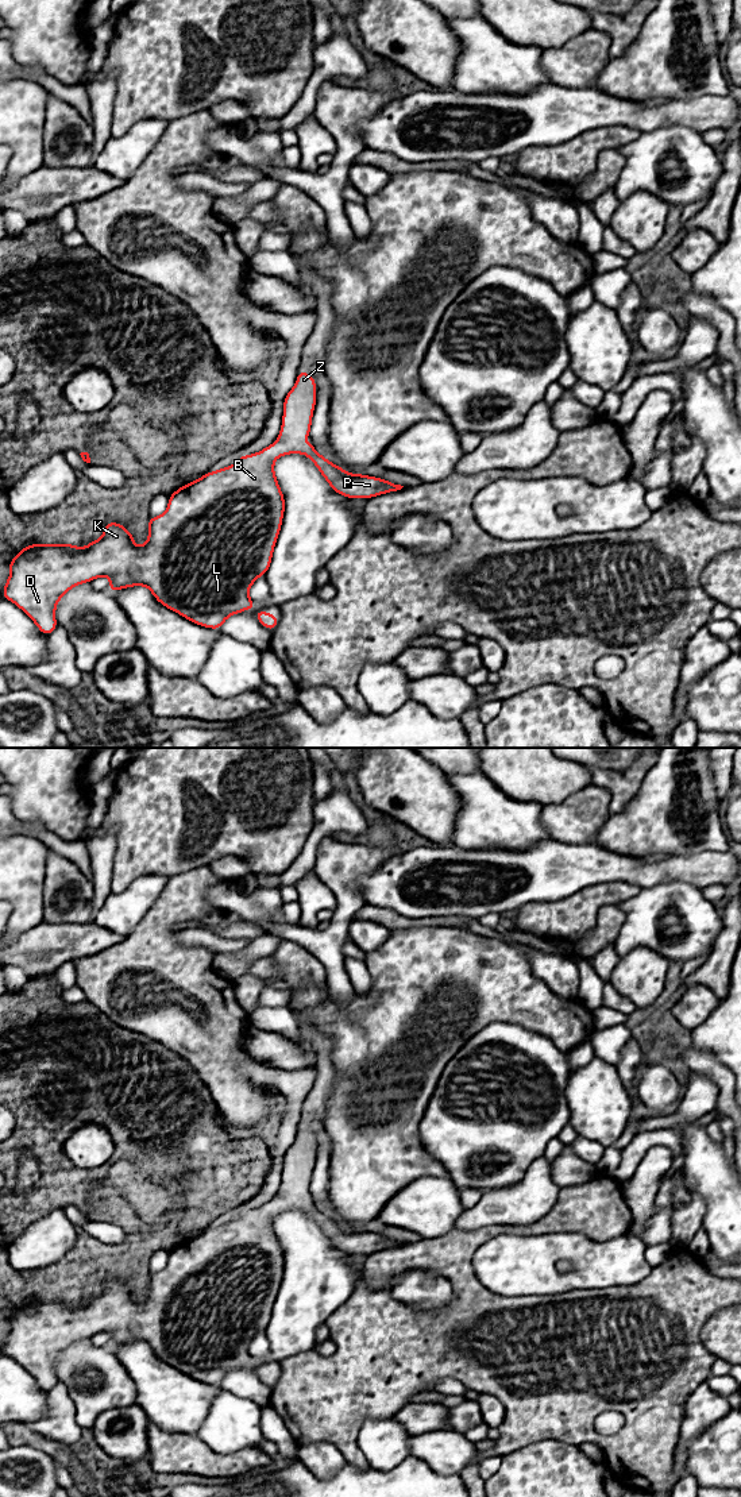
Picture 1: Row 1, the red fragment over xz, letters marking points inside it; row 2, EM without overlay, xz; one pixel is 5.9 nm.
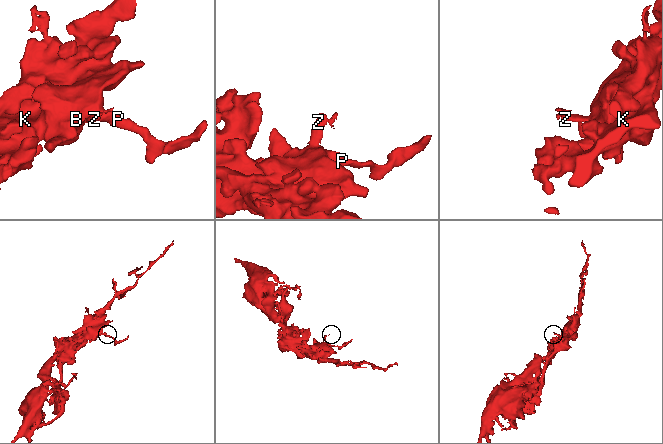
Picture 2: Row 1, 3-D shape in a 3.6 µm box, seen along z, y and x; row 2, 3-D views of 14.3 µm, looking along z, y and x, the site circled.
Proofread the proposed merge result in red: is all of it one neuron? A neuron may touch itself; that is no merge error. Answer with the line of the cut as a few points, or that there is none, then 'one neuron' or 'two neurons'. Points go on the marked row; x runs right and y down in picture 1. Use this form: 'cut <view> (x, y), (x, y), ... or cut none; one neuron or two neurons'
cut none; one neuron

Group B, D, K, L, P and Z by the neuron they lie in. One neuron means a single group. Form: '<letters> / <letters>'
B D K L P Z

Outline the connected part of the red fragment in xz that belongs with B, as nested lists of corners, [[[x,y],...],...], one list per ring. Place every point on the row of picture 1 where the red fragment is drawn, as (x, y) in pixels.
[[[301,370],[294,387],[286,394],[283,401],[282,428],[278,433],[278,441],[254,455],[240,456],[235,464],[204,474],[197,481],[180,487],[169,495],[166,512],[158,517],[148,518],[148,540],[142,547],[135,545],[132,533],[119,522],[107,522],[104,525],[104,535],[84,548],[69,543],[51,545],[38,545],[35,543],[27,545],[8,563],[11,574],[3,589],[4,599],[20,607],[45,636],[51,634],[58,628],[55,621],[58,601],[72,587],[92,582],[100,576],[111,578],[109,593],[131,586],[146,586],[155,599],[167,609],[197,625],[211,629],[219,630],[229,616],[254,609],[256,603],[250,599],[248,590],[260,575],[267,574],[285,512],[283,494],[274,474],[274,462],[278,456],[289,454],[306,455],[320,470],[332,490],[346,498],[373,498],[404,487],[381,478],[350,474],[321,456],[313,444],[304,441],[304,437],[310,436],[314,406],[316,381],[310,374]]]

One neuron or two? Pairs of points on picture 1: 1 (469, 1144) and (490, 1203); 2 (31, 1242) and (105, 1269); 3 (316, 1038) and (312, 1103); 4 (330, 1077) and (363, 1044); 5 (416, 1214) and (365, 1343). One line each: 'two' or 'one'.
1: two
2: two
3: one
4: two
5: two

